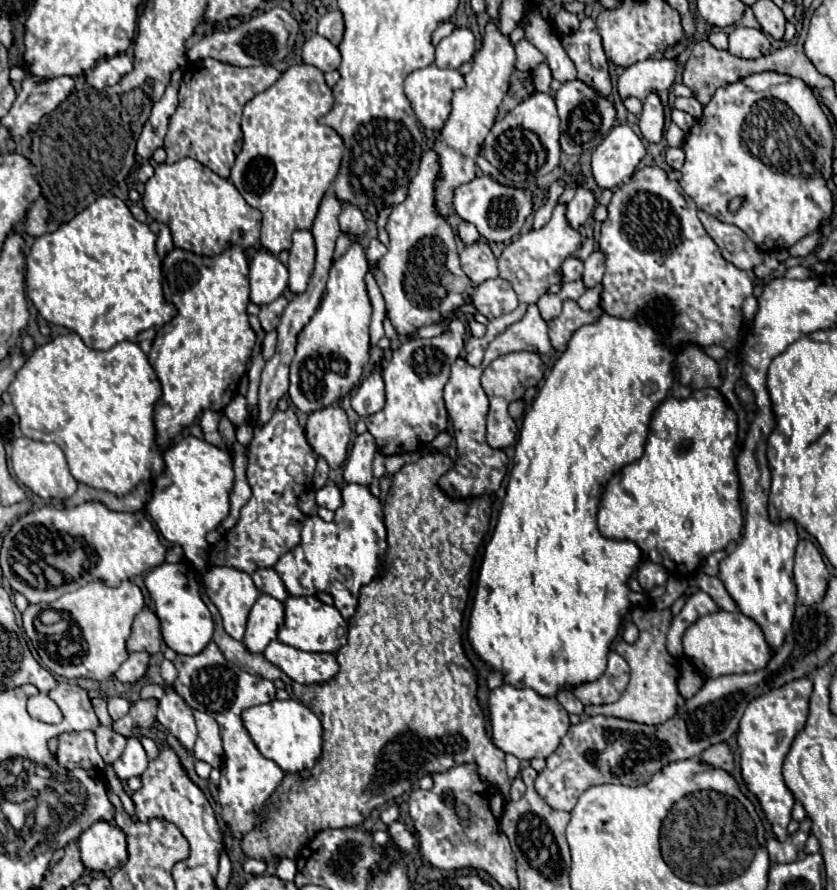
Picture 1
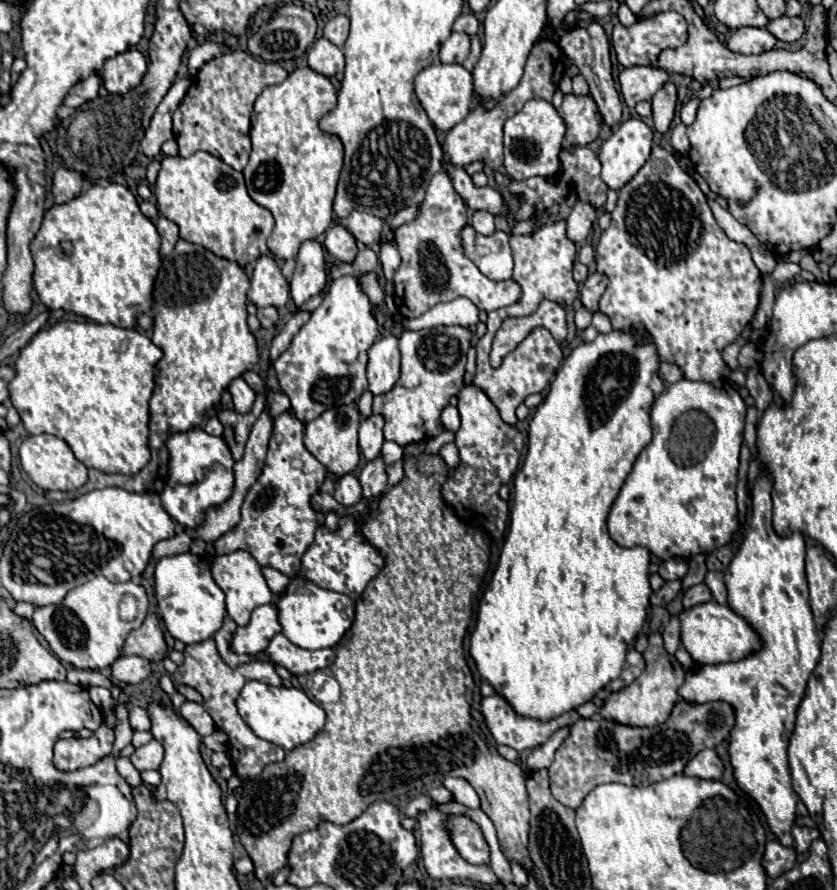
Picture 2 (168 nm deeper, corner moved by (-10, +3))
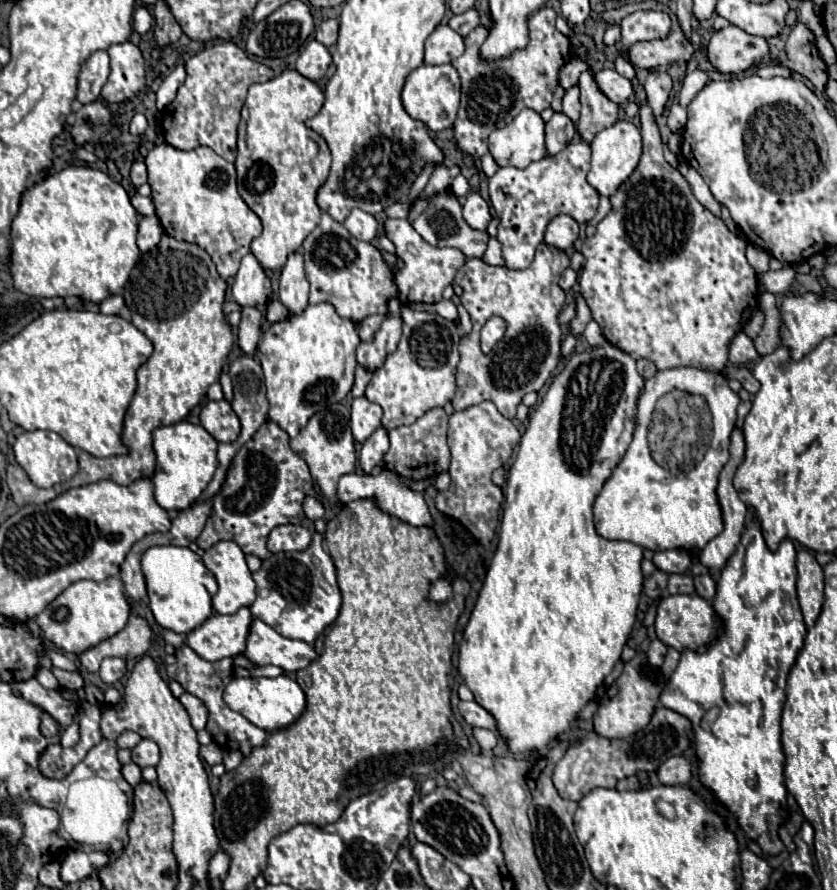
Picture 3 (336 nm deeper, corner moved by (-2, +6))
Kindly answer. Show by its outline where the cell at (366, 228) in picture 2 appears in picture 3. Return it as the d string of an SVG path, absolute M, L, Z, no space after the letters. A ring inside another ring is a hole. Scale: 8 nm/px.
M352 209L352 213L344 221L344 227L360 241L372 241L374 237L378 237L376 219L362 209Z

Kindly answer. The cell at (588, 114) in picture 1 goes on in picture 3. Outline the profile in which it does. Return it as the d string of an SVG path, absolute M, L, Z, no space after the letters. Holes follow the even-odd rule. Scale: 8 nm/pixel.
M554 113L554 117L546 123L546 155L560 153L576 135L574 123L564 113Z

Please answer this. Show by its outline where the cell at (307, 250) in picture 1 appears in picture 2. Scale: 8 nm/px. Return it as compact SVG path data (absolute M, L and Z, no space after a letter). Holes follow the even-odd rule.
M306 240L296 254L296 270L290 280L290 294L300 308L308 298L324 288L324 248L318 240Z

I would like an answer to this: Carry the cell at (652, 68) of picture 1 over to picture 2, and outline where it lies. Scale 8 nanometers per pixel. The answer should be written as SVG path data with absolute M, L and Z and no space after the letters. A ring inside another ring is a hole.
M634 66L624 68L618 80L624 102L634 108L634 104L640 100L652 100L656 90L670 80L670 74L658 66Z

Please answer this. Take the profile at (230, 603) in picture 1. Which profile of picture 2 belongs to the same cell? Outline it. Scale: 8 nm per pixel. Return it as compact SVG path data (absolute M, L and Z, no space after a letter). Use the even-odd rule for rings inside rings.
M244 550L226 554L226 556L218 556L212 562L212 578L214 582L220 586L220 590L226 594L226 610L230 614L230 618L238 624L238 626L246 626L250 622L250 614L256 606L260 604L268 604L270 600L274 600L274 594L270 592L270 588L266 586L266 580L262 576L262 568L258 566L258 562Z

